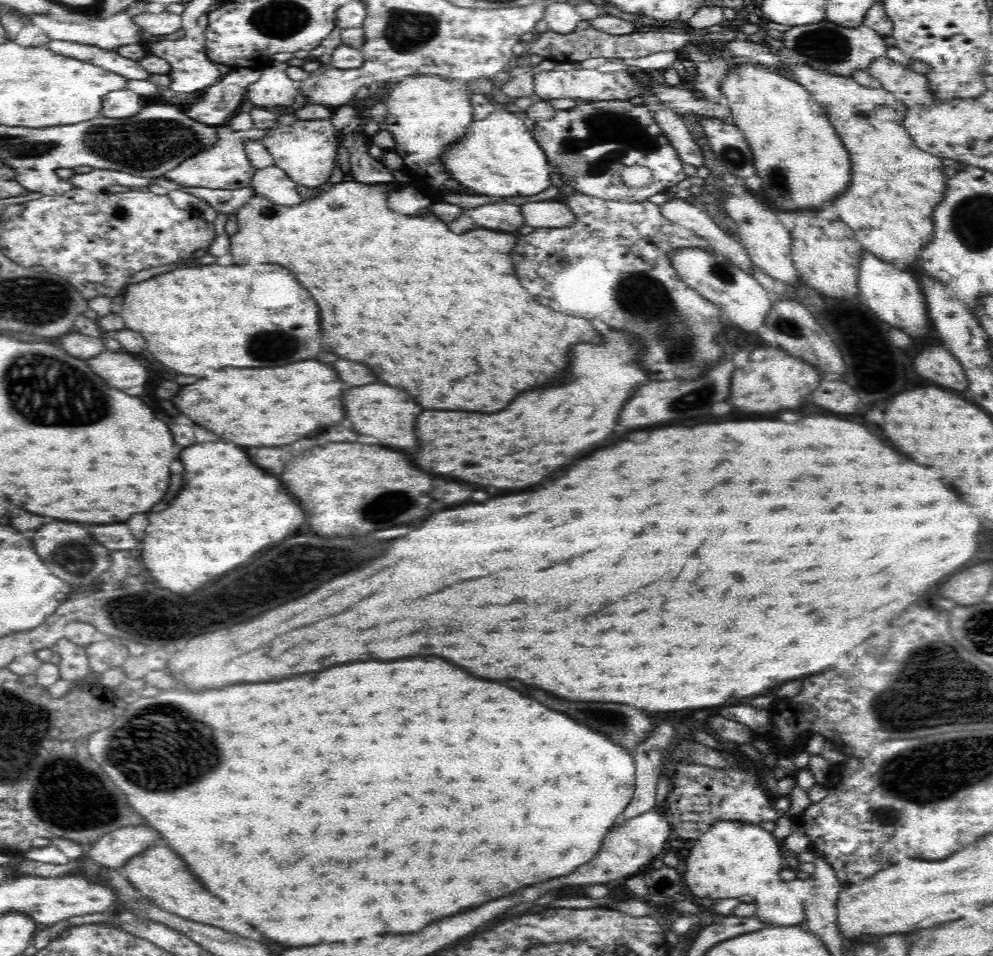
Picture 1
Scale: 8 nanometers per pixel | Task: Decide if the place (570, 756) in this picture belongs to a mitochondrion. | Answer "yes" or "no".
no

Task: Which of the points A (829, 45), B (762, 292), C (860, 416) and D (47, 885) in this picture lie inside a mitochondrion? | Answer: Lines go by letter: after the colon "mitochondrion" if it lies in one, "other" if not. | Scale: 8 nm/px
A: mitochondrion
B: other
C: other
D: other

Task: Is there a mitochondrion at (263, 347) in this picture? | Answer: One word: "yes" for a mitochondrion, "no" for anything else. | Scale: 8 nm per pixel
yes

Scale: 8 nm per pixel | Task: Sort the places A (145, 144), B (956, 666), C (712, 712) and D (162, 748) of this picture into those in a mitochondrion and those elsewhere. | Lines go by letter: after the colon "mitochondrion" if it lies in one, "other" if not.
A: mitochondrion
B: mitochondrion
C: other
D: mitochondrion

